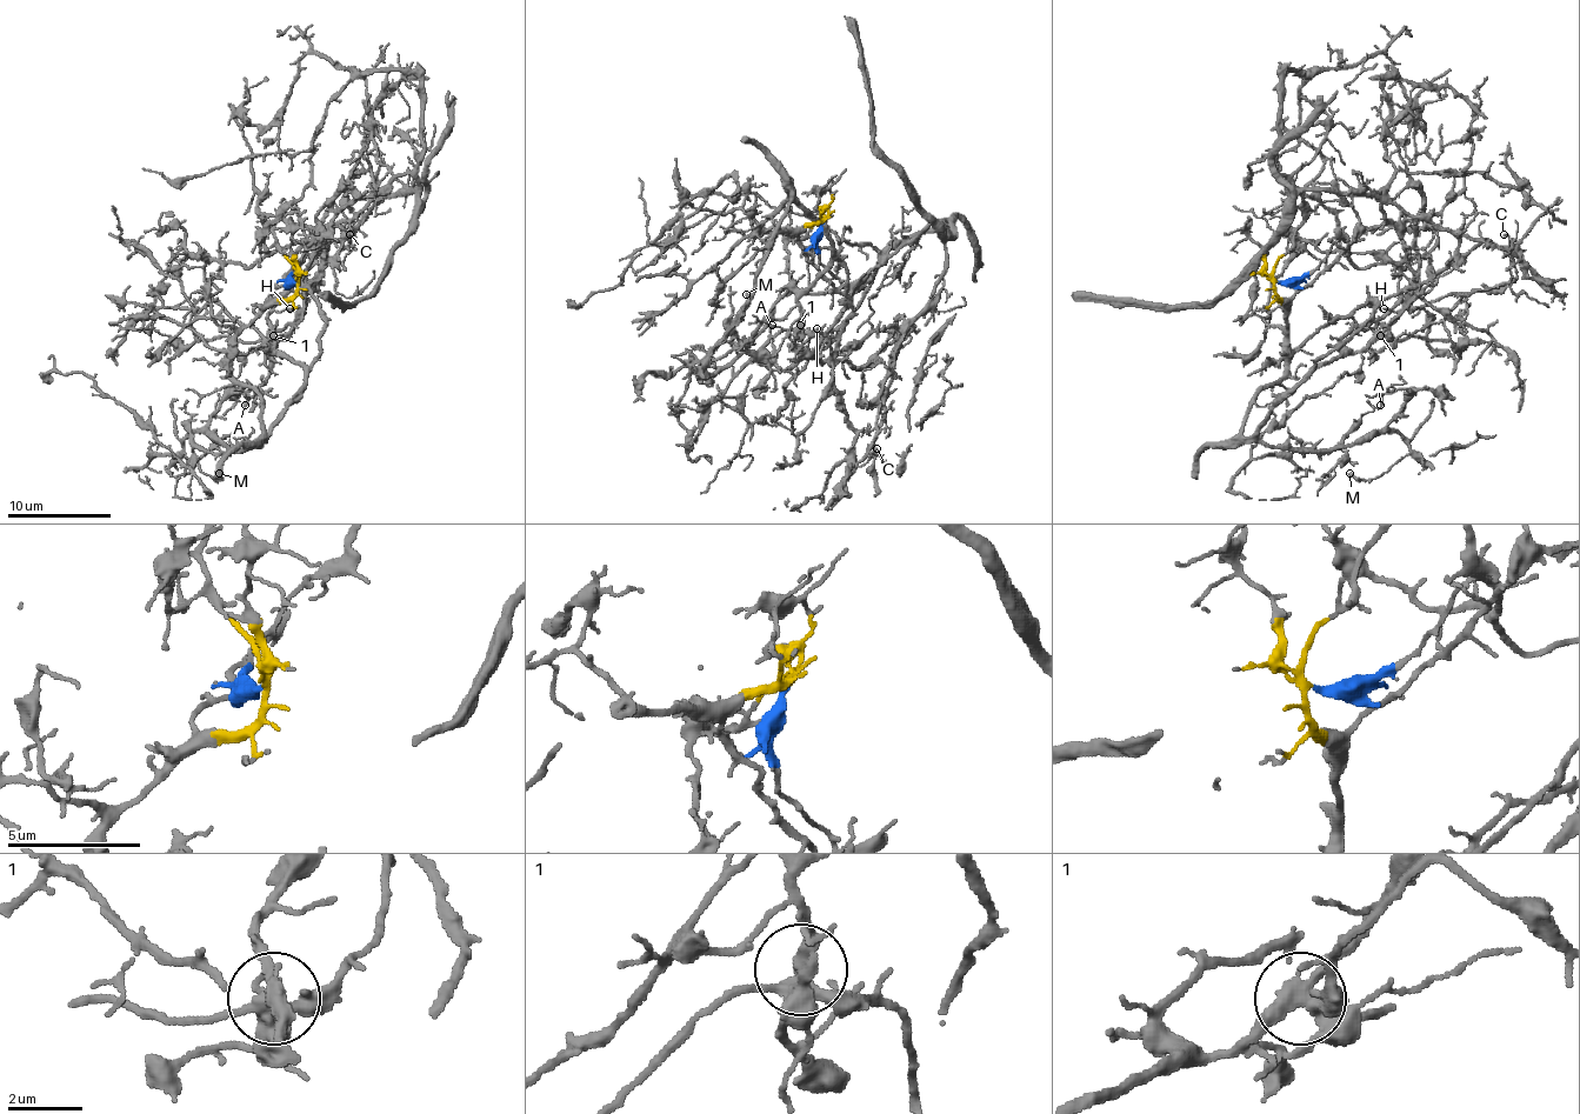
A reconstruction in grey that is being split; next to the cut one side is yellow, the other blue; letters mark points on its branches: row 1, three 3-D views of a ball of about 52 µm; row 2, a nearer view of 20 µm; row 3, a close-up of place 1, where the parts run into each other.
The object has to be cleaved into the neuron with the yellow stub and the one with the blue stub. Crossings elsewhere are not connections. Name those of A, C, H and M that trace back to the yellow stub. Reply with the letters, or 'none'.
A, H, M

